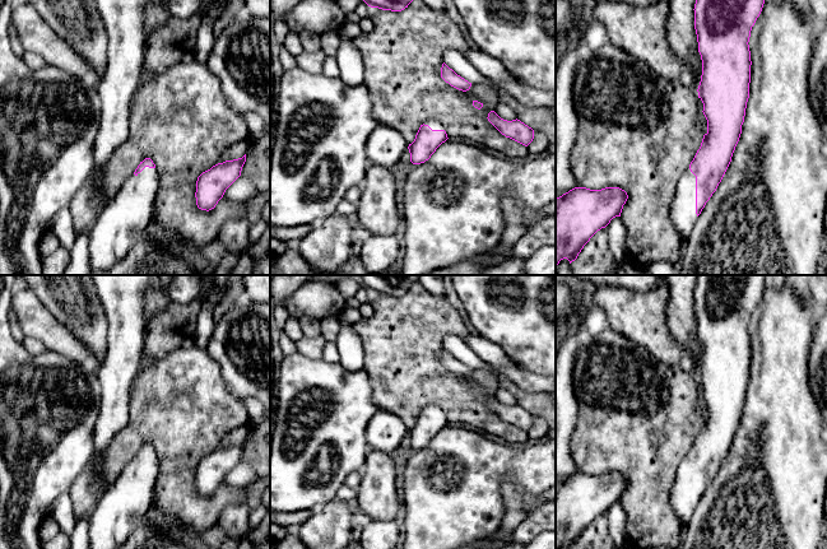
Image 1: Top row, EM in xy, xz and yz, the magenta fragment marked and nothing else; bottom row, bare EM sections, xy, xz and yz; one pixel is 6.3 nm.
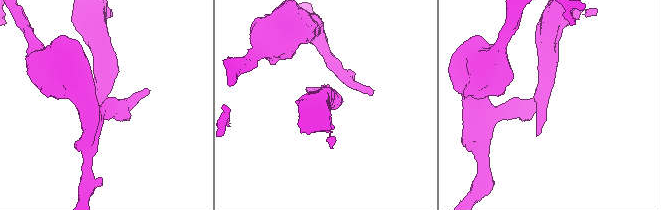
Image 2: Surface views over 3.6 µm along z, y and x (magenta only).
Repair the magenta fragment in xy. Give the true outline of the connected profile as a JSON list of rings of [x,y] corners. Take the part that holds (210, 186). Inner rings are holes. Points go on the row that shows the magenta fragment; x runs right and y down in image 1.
[[[246,154],[238,159],[218,163],[203,172],[196,181],[198,208],[206,211],[214,209],[226,190],[241,176],[245,162]]]

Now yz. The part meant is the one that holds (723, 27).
[[[696,0],[693,9],[694,29],[697,34],[698,52],[702,60],[702,75],[697,92],[698,98],[703,103],[702,112],[707,120],[707,132],[703,135],[701,146],[689,167],[680,176],[675,187],[674,199],[670,204],[670,220],[674,228],[679,232],[682,245],[688,242],[698,215],[721,182],[739,141],[749,98],[752,61],[748,42],[752,27],[762,11],[763,4],[765,0]]]

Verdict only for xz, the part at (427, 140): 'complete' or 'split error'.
split error

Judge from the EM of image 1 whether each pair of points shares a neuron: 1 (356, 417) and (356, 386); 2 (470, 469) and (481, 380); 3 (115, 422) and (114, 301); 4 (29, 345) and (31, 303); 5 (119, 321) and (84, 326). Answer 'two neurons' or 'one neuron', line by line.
1: one neuron
2: two neurons
3: one neuron
4: two neurons
5: two neurons

